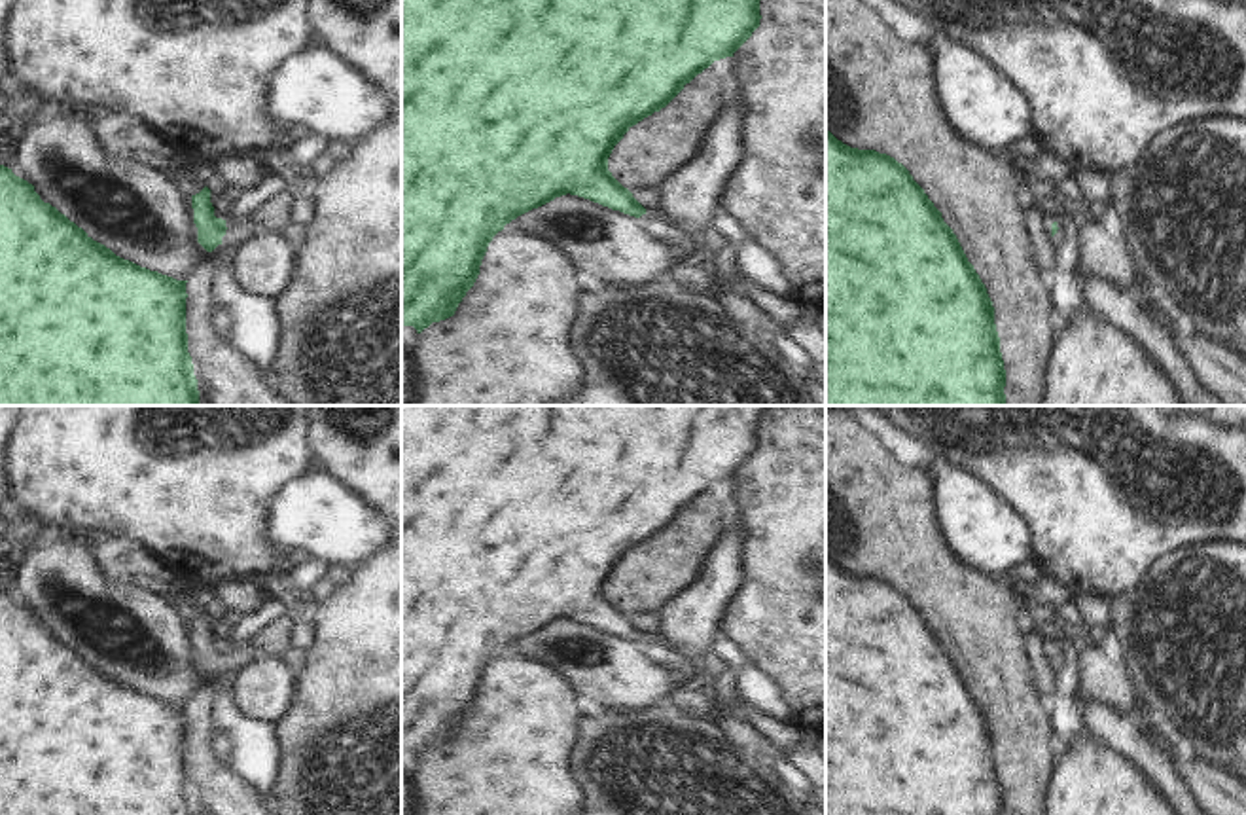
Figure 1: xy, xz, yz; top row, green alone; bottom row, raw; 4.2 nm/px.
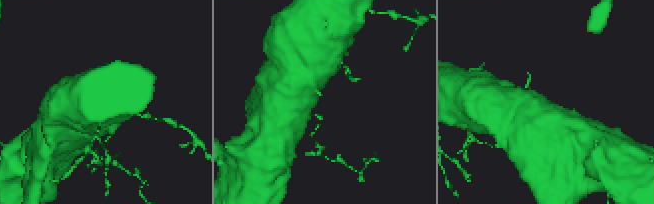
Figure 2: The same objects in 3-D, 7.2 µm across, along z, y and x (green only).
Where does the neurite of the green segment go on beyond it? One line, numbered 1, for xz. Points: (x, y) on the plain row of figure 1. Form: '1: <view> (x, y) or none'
1: xz (658, 635)

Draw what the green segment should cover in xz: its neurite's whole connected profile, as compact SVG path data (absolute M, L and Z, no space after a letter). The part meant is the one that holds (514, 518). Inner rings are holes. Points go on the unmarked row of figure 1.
M401 406L401 749L413 751L417 758L420 758L432 747L453 741L466 716L473 711L481 684L492 661L517 641L538 633L555 622L570 618L634 643L646 639L670 646L663 631L644 633L632 618L612 601L608 595L608 582L632 550L665 533L685 508L714 485L733 481L733 478L759 451L759 425L767 408L769 406Z

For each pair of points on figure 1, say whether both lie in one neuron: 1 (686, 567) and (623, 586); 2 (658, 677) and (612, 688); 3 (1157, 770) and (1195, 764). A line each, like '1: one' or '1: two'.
1: one
2: one
3: two

